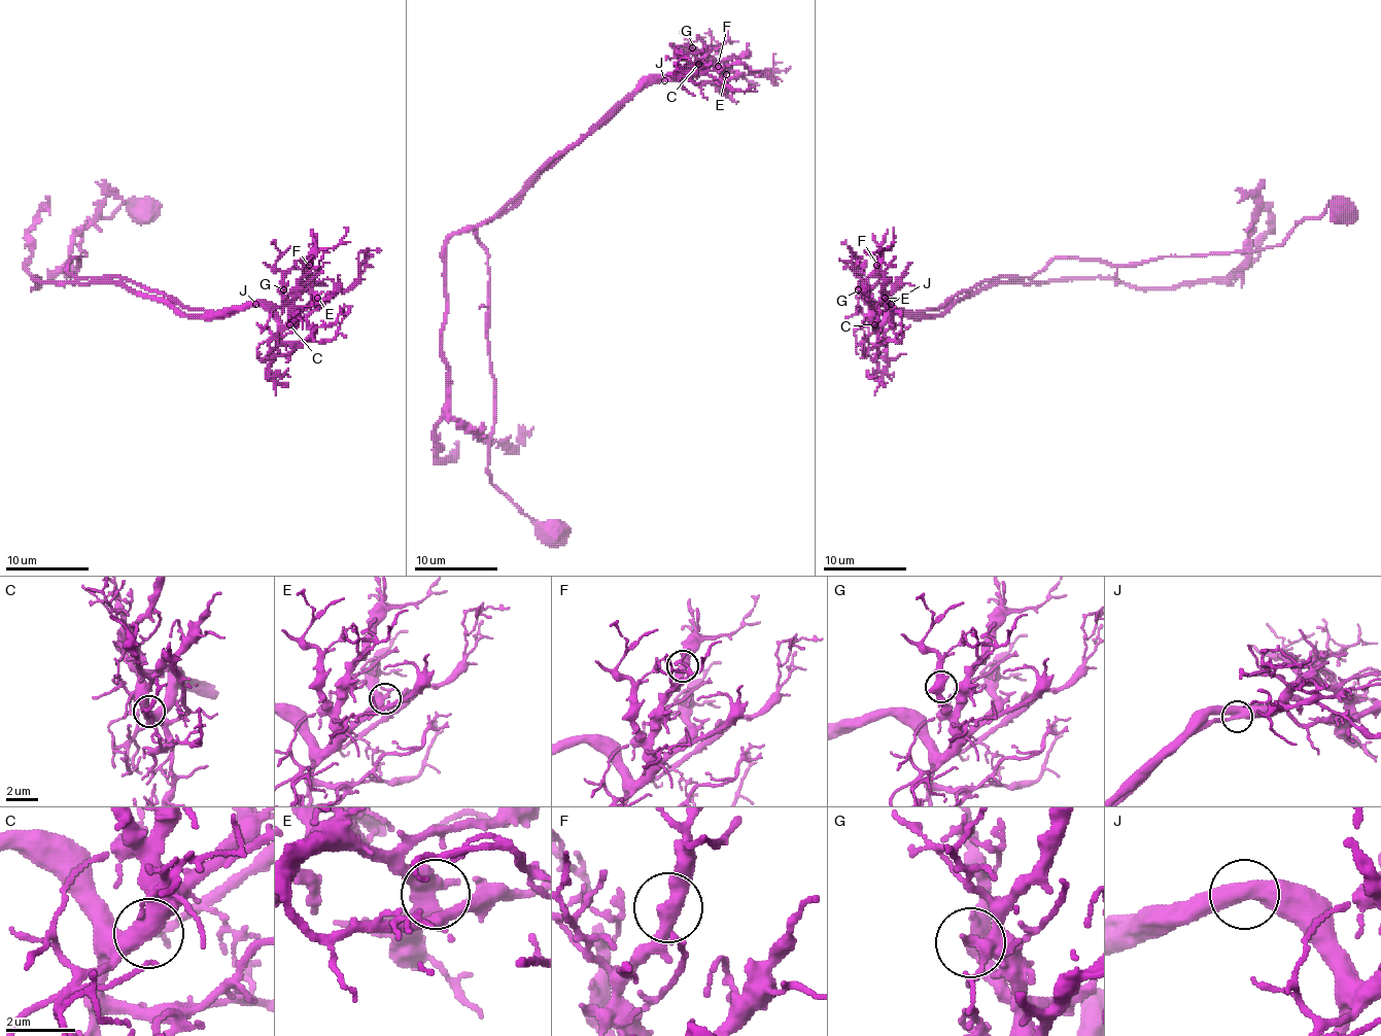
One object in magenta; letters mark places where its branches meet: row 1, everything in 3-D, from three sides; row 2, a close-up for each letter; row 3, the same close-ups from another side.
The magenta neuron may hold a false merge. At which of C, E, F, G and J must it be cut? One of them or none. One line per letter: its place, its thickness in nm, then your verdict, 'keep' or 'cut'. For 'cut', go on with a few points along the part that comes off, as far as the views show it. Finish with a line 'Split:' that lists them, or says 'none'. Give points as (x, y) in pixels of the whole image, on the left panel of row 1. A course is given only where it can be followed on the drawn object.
C: (289, 324) | 500 nm | keep
E: (317, 298) | 480 nm | keep
F: (309, 265) | 460 nm | keep
G: (283, 289) | 500 nm | keep
J: (255, 304) | 550 nm | keep
Split: none

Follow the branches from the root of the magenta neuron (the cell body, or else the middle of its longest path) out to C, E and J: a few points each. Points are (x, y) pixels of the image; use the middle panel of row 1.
C: (552, 534), (495, 489), (487, 471), (493, 424), (489, 269), (477, 228), (499, 217), (639, 91), (698, 64)
E: (552, 534), (487, 471), (489, 269), (477, 228), (645, 87), (696, 64), (726, 74)
J: (552, 534), (495, 489), (487, 471), (493, 424), (489, 269), (477, 228), (499, 217), (630, 97), (663, 80)

